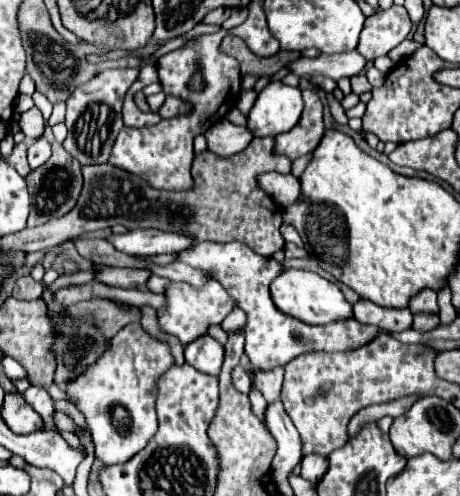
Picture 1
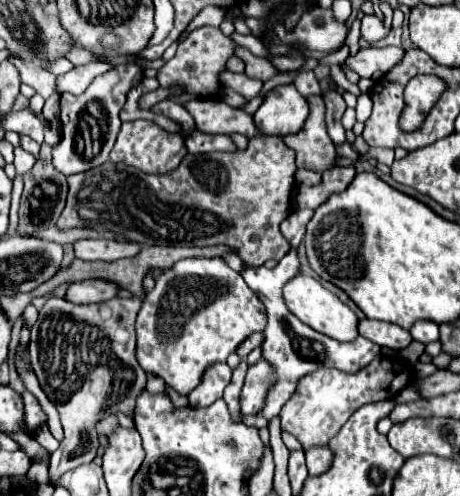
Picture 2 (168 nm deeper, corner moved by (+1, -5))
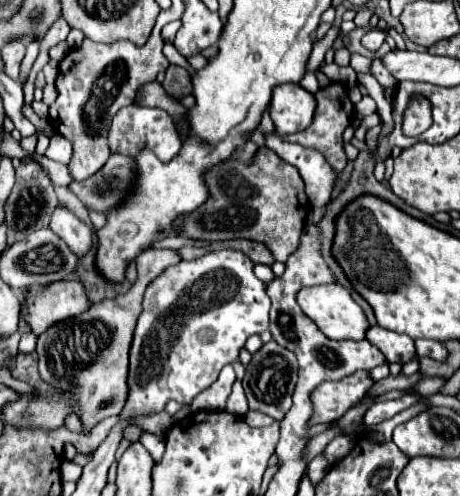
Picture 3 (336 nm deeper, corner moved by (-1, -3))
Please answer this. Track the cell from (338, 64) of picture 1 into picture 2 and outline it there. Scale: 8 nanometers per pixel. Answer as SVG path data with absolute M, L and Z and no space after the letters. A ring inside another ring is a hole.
M387 46L387 48L363 48L355 56L345 60L345 68L357 72L361 78L371 78L377 70L387 72L401 60L403 48Z

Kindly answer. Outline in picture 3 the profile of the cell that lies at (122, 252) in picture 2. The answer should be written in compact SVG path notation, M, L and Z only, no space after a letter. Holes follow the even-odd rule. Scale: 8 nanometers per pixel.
M59 204L53 214L51 214L51 222L49 228L67 242L67 246L77 254L83 256L93 242L93 236L89 234L89 226L85 222L81 222L69 208L65 208L63 204Z

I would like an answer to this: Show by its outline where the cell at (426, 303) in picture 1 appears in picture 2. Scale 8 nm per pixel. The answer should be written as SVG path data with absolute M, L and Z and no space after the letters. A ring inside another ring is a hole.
M417 320L409 332L411 332L413 340L429 344L431 340L439 338L439 324L433 320Z

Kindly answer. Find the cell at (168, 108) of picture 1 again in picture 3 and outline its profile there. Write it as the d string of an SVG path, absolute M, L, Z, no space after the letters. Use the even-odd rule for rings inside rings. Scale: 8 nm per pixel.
M275 132L265 138L267 138L267 148L271 148L281 160L289 162L291 166L297 166L305 182L305 192L311 206L313 208L325 206L331 200L337 182L337 172L327 164L325 156L321 152L315 152L313 148L283 142Z

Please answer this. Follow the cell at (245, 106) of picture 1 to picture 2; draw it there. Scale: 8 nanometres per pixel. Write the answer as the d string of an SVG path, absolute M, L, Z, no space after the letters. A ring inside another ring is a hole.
M223 72L221 74L221 82L225 86L233 88L237 94L241 94L245 100L255 98L263 88L261 80L253 80L249 76L245 76L245 74L235 74L235 72Z

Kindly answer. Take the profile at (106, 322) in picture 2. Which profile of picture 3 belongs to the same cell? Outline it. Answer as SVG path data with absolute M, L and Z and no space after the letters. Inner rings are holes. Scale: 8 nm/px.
M155 248L143 252L137 258L137 282L127 294L113 300L103 300L83 314L55 324L55 328L49 328L43 336L37 338L39 372L43 382L53 390L71 396L87 434L99 420L121 412L127 398L129 346L141 312L143 292L147 284L159 276L159 272L177 262L181 262L177 250Z

